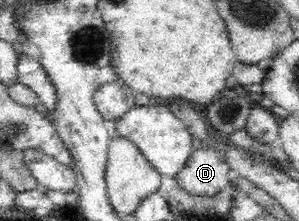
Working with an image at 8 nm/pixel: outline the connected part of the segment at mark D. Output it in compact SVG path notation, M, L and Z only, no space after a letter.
M207 146L194 150L175 176L178 185L195 196L217 194L229 185L230 166L217 151Z

